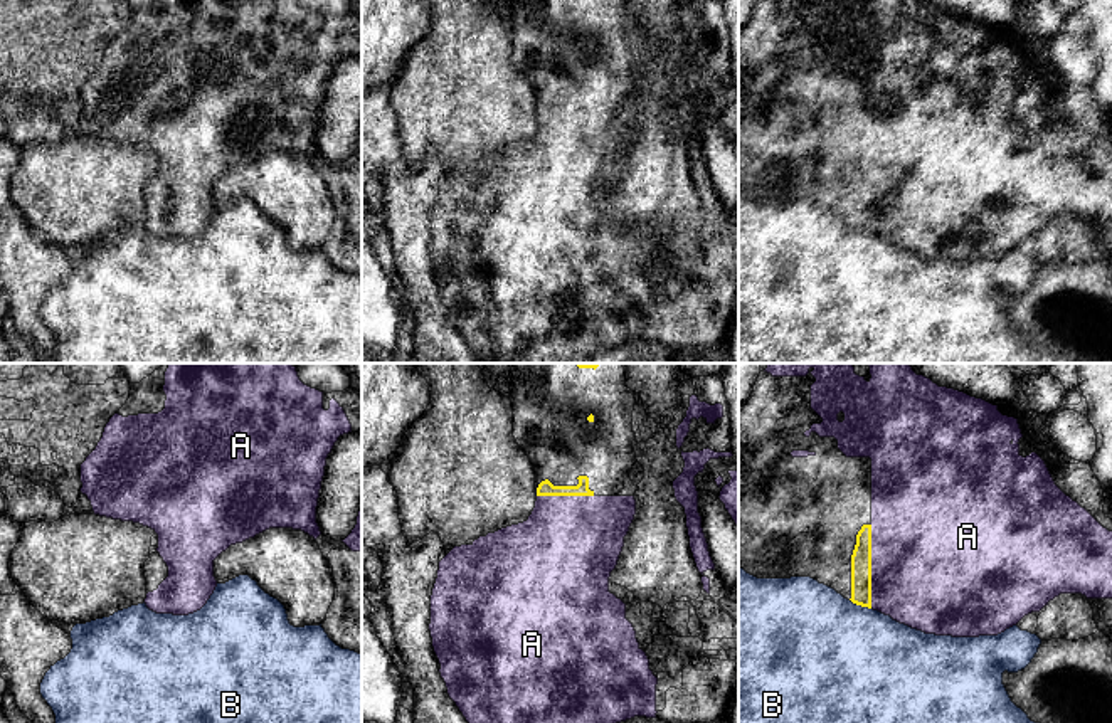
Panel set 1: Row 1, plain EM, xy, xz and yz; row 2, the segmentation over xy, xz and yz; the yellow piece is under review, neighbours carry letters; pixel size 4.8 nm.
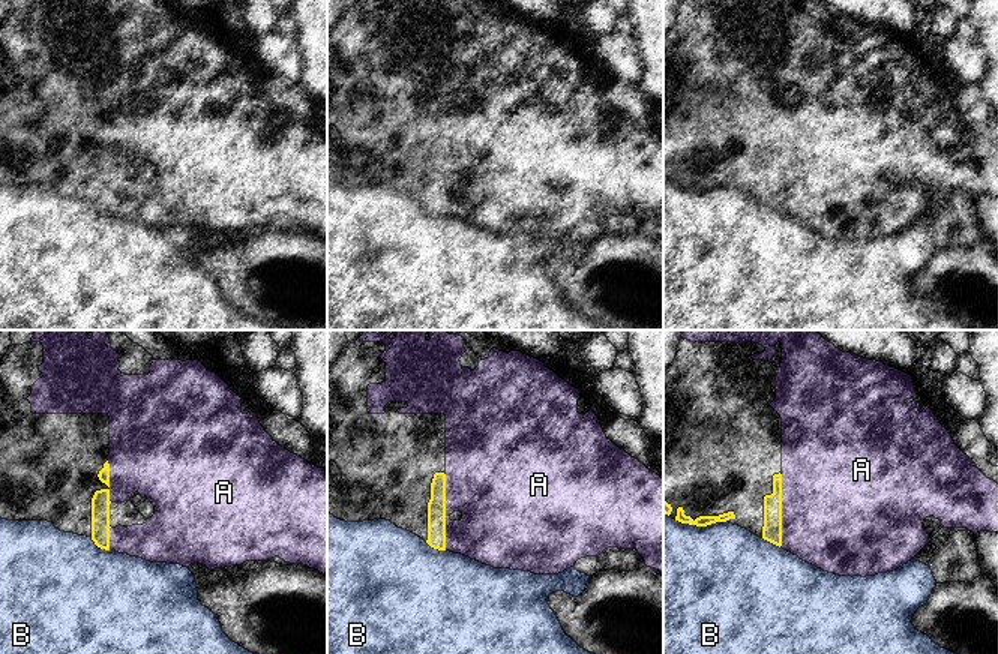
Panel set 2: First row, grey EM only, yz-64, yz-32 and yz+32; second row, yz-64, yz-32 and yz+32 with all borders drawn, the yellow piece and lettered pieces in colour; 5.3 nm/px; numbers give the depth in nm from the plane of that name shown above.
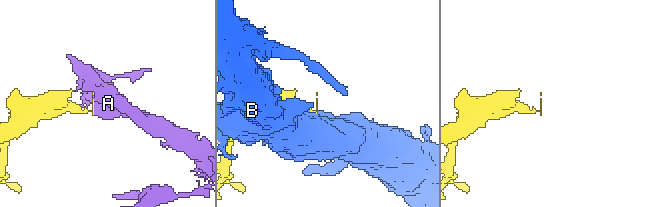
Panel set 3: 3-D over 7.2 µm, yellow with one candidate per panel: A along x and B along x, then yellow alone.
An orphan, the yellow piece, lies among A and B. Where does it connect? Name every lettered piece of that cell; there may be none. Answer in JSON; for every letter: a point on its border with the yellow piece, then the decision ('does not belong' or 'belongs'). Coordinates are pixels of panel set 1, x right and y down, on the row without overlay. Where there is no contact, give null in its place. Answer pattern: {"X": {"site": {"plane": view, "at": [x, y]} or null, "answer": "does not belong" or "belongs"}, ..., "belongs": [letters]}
{"A": {"site": {"plane": "yz", "at": [870, 189]}, "answer": "belongs"}, "B": {"site": {"plane": "yz", "at": [860, 227]}, "answer": "does not belong"}, "belongs": ["A"]}

